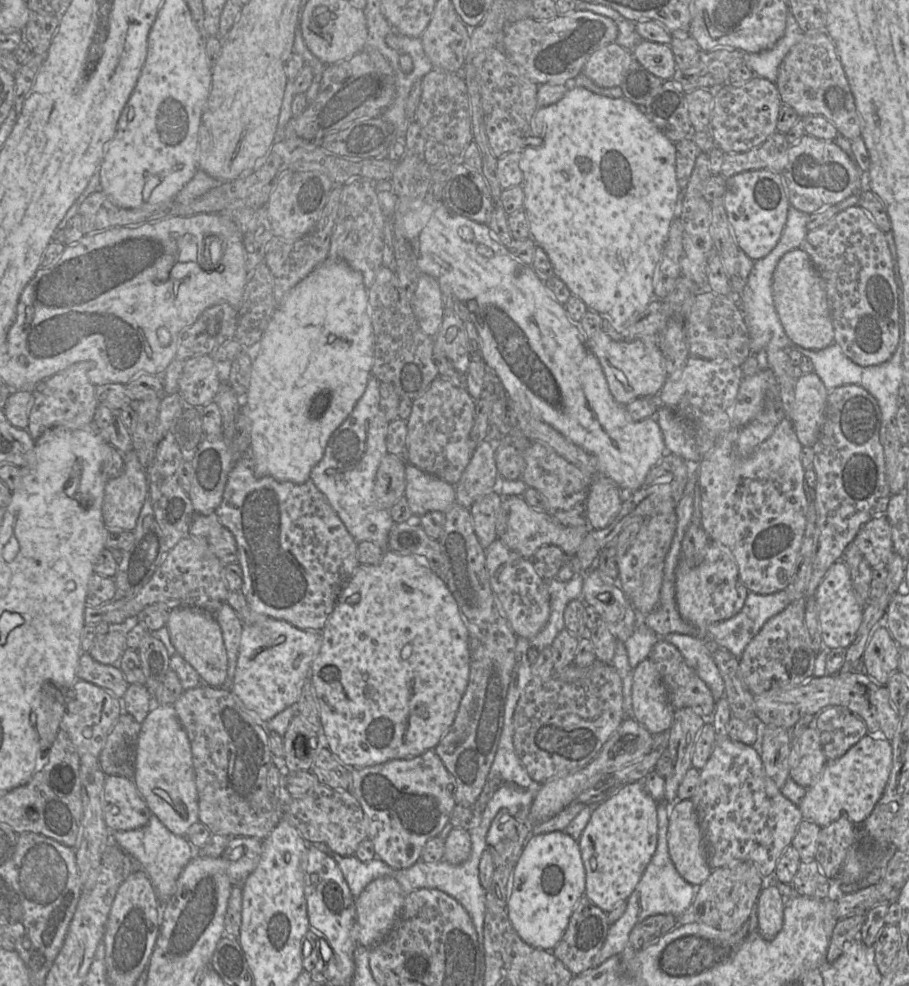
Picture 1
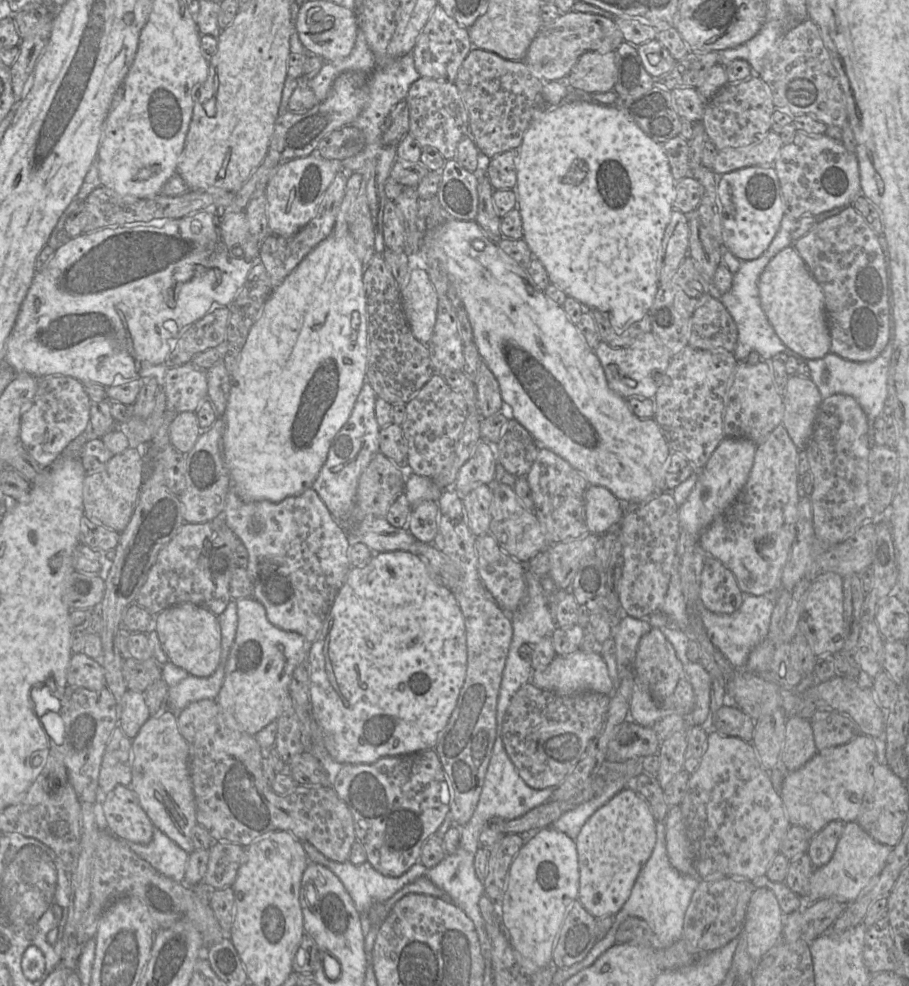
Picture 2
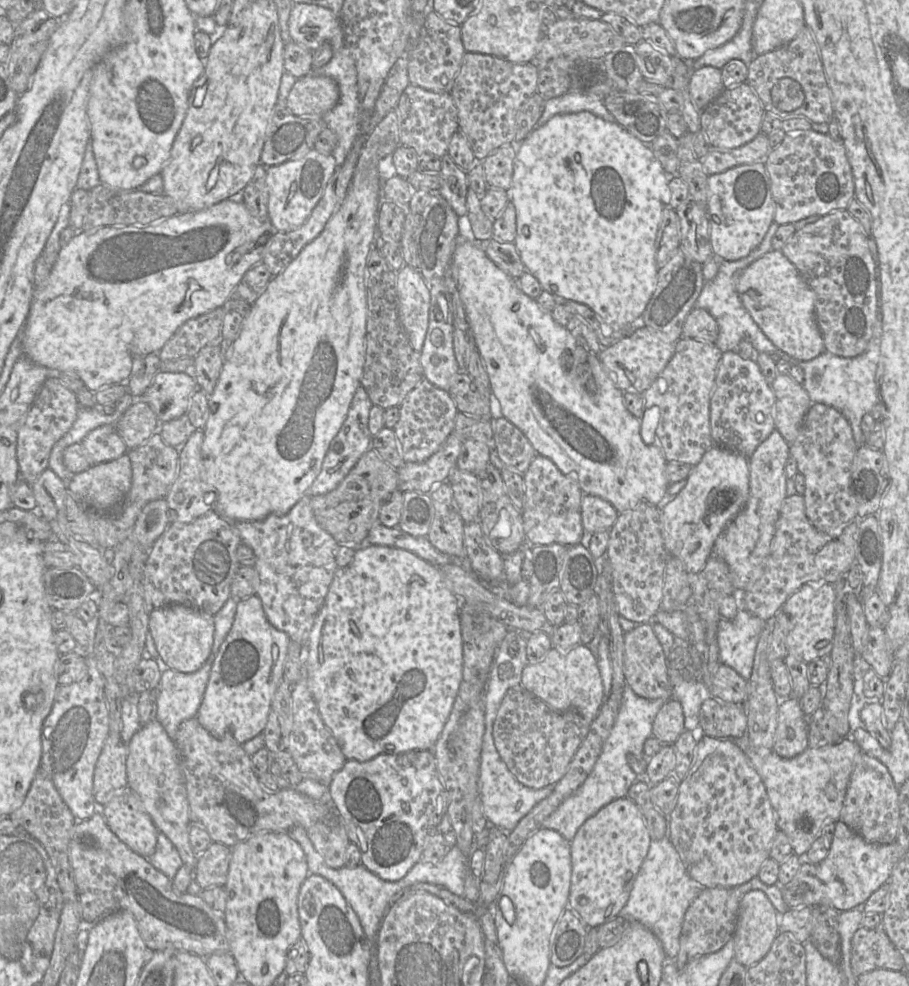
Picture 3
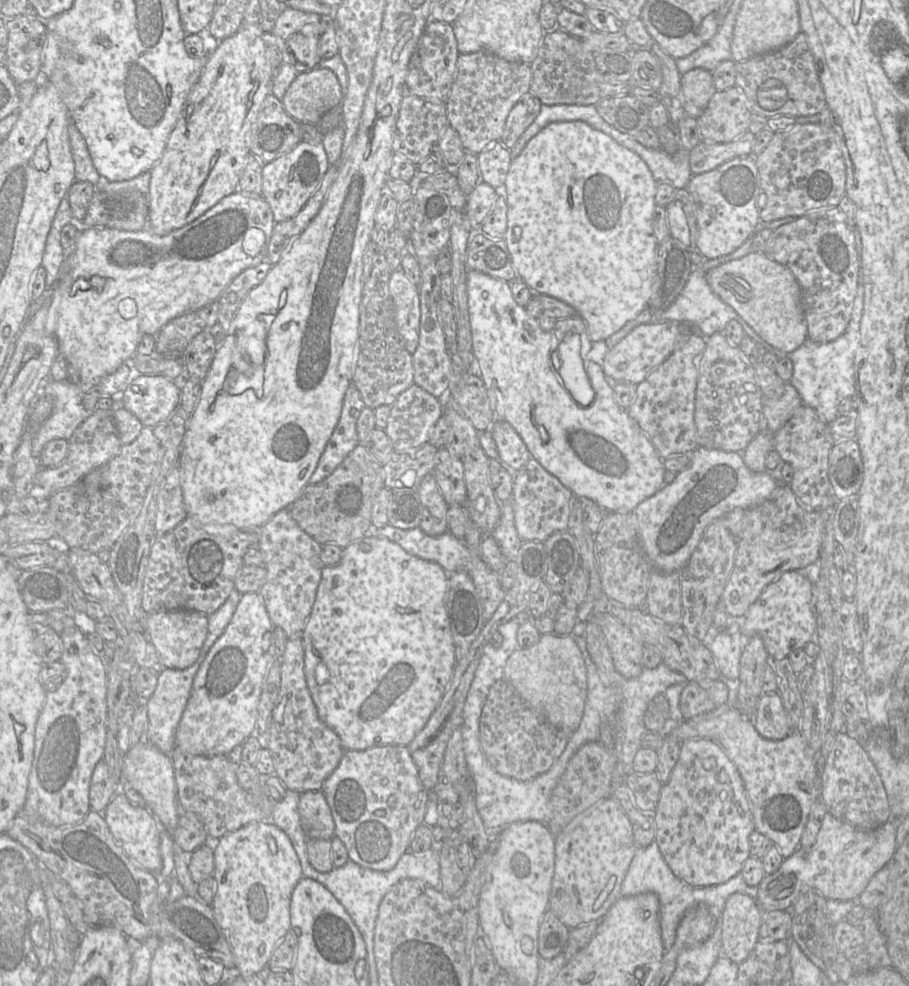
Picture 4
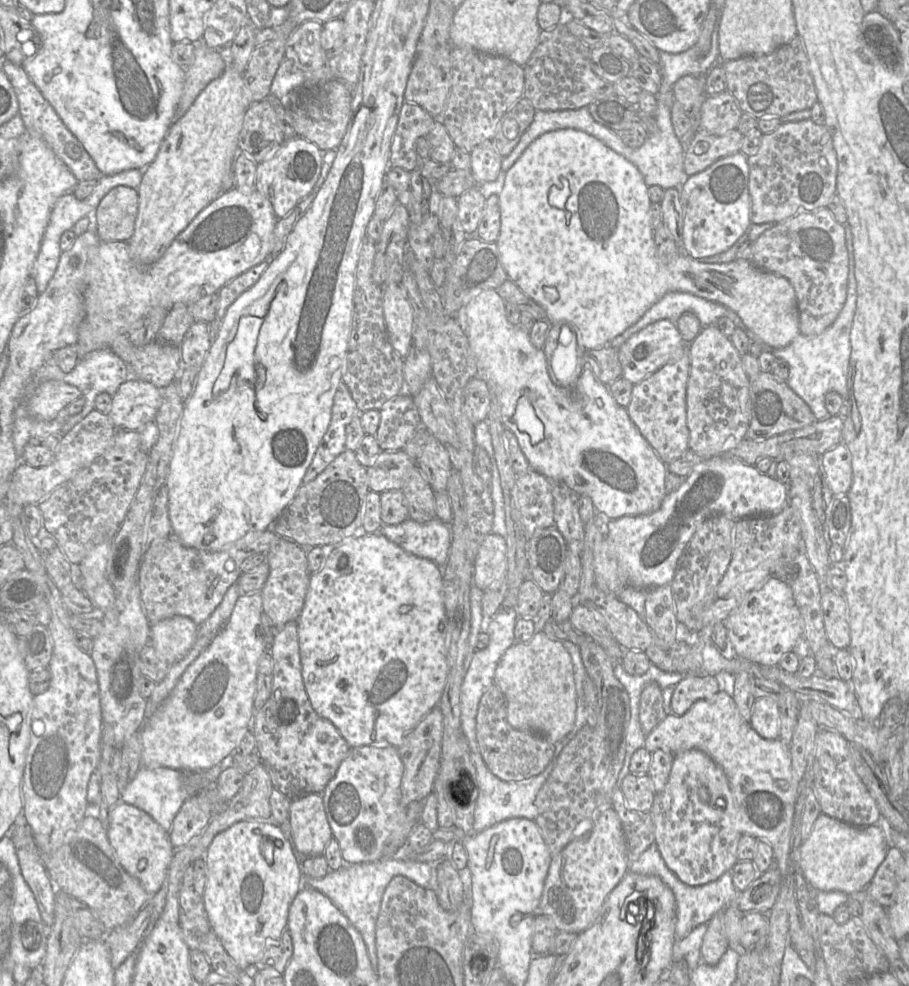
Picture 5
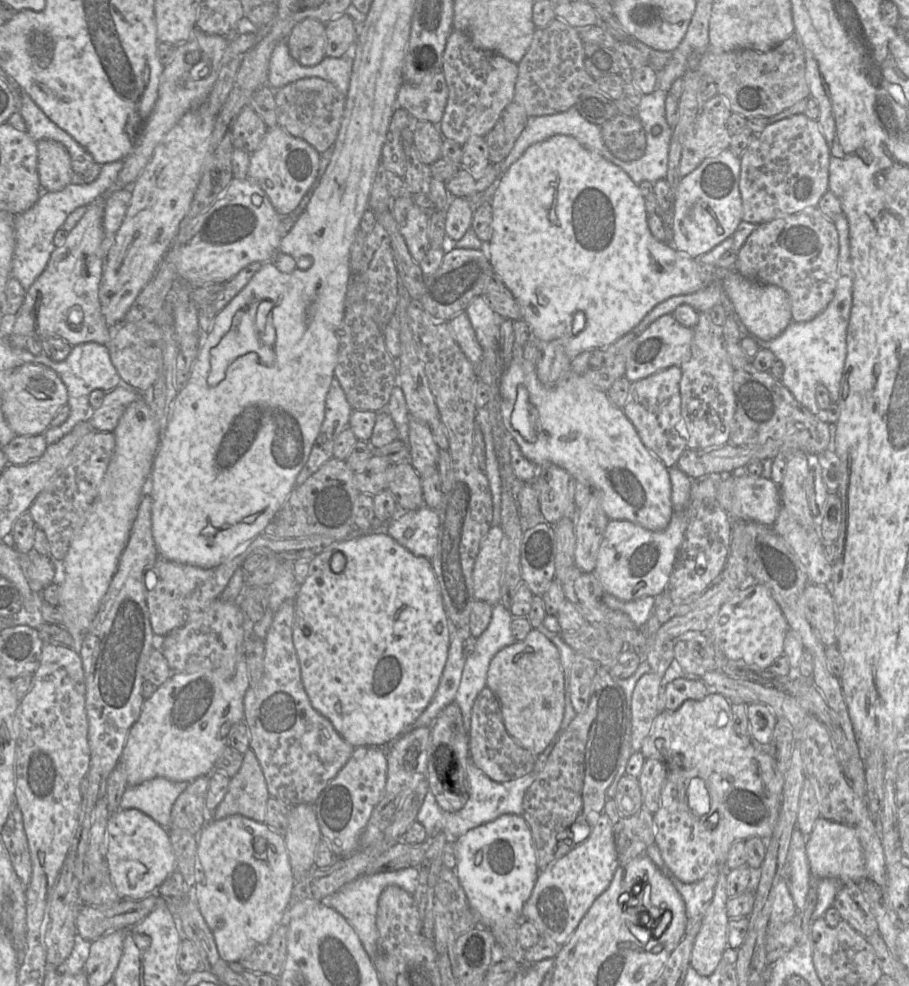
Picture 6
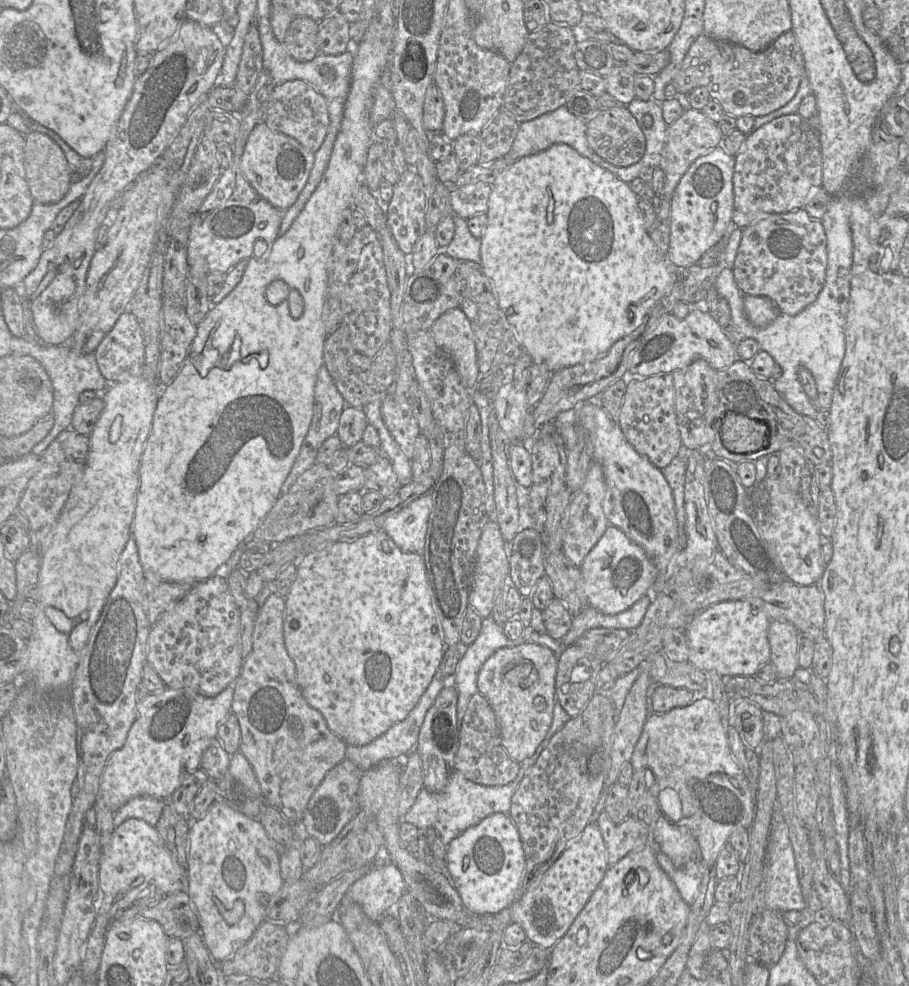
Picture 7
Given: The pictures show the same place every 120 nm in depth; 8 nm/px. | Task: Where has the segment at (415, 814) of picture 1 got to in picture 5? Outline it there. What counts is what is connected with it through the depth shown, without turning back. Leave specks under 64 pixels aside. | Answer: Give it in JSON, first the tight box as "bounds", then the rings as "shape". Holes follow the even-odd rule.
{"bounds":[324,745,411,864],"shape":[[[391,745],[360,746],[351,748],[324,788],[324,809],[345,864],[392,858],[399,849],[408,846],[411,827],[406,816],[407,805],[401,800],[403,771],[398,748]]]}

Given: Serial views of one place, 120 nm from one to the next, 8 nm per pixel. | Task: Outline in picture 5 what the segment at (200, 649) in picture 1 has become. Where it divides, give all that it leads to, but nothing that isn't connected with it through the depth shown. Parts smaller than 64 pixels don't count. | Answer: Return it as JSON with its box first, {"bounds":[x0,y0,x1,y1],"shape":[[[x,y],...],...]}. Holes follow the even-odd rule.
{"bounds":[149,616,198,665],"shape":[[[173,616],[150,626],[149,643],[169,665],[184,658],[193,647],[198,625],[186,616]]]}

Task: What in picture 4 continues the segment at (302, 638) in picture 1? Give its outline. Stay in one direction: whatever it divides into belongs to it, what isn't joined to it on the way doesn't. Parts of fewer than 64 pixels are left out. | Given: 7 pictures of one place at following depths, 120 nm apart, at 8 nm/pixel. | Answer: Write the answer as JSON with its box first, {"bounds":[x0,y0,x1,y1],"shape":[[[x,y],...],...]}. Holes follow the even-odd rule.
{"bounds":[175,593,275,755],"shape":[[[259,593],[242,594],[229,624],[212,645],[194,676],[188,702],[175,733],[175,747],[192,755],[228,755],[235,746],[243,744],[254,733],[260,695],[268,670],[275,659],[273,626]]]}

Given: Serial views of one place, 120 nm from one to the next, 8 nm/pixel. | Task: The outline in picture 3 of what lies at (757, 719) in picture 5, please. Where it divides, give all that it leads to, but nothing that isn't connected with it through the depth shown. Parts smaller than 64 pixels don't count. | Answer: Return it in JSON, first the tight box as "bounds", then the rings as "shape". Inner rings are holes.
{"bounds":[773,697,808,758],"shape":[[[794,697],[780,699],[777,714],[777,727],[774,735],[773,750],[780,757],[793,758],[808,747],[808,720],[799,701]]]}

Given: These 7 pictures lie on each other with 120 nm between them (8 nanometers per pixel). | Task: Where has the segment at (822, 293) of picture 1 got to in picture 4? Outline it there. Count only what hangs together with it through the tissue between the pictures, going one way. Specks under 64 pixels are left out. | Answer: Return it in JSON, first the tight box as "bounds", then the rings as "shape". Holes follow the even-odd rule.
{"bounds":[706,252,808,354],"shape":[[[750,252],[709,270],[706,280],[712,291],[730,305],[768,344],[786,354],[808,339],[802,308],[802,290],[792,271],[764,252]]]}

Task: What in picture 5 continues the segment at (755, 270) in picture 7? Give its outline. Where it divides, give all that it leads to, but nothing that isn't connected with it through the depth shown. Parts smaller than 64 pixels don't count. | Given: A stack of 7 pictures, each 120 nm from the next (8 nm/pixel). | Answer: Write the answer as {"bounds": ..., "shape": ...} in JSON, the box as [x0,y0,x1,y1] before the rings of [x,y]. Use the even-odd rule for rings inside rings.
{"bounds":[749,207,848,334],"shape":[[[827,207],[800,212],[764,231],[754,241],[749,260],[760,269],[787,278],[793,285],[800,333],[821,334],[843,308],[848,288],[845,229]]]}

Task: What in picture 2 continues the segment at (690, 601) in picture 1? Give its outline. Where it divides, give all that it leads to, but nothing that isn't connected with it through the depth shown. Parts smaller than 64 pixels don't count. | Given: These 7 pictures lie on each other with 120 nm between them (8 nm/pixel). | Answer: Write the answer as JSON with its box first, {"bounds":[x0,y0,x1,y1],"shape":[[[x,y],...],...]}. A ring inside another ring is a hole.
{"bounds":[699,555,744,614],"shape":[[[705,555],[701,573],[699,600],[710,611],[718,614],[731,614],[741,606],[744,593],[739,589],[733,573],[716,558]]]}

